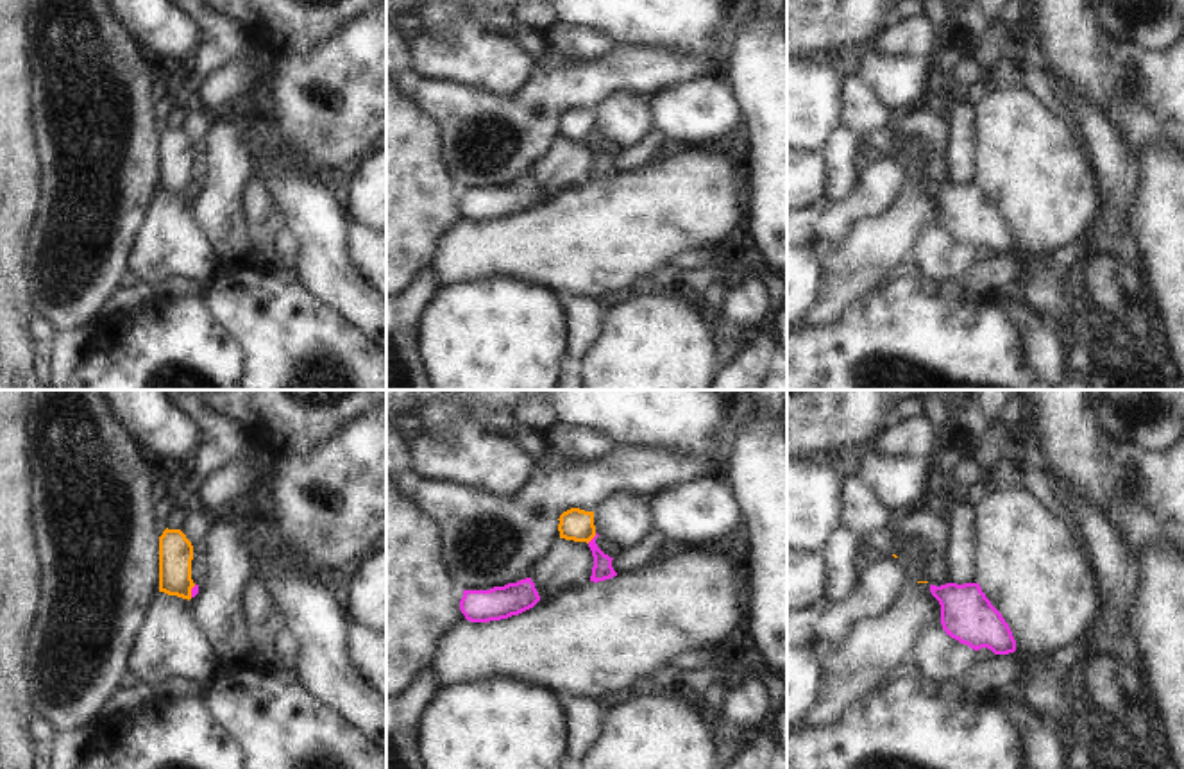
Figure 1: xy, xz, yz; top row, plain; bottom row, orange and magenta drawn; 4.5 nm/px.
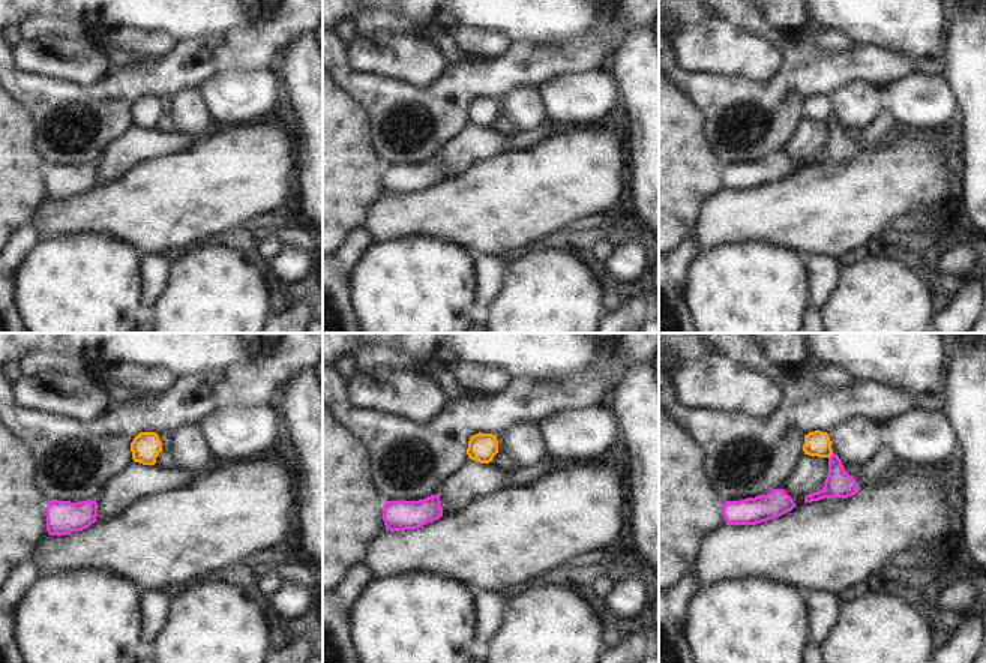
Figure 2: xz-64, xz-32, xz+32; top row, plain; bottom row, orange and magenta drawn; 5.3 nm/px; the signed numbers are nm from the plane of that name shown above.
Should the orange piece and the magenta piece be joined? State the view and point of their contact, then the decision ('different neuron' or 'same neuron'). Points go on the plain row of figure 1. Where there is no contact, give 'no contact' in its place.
xz (591, 138) | different neuron

